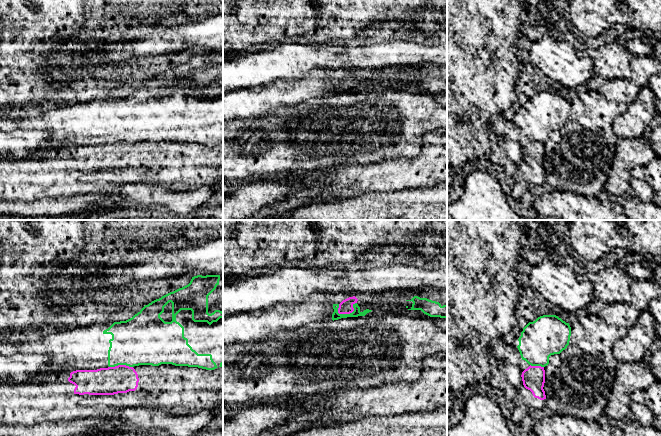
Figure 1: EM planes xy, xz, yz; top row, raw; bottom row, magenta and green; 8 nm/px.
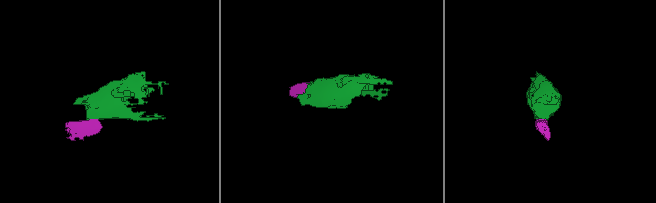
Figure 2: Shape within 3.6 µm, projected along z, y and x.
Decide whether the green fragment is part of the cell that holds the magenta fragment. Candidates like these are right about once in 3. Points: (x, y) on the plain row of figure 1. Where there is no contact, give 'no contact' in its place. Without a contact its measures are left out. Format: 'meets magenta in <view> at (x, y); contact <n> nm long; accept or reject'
meets magenta in xz at (349, 89); contact 180 nm long; reject

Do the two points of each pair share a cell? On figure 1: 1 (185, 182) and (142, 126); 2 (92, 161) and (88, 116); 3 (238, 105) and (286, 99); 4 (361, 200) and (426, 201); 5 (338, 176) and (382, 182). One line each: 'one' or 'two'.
1: two
2: two
3: one
4: one
5: one

